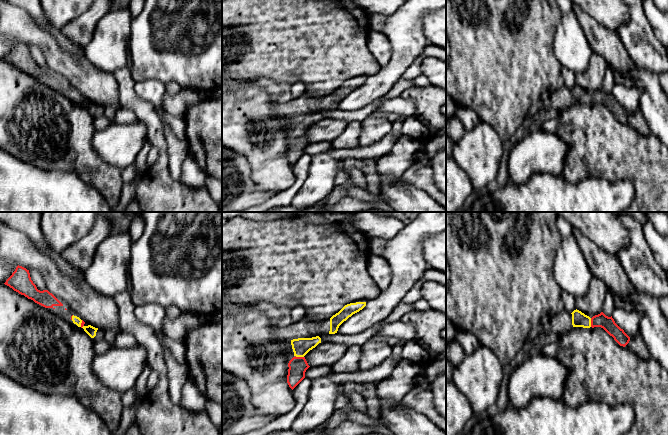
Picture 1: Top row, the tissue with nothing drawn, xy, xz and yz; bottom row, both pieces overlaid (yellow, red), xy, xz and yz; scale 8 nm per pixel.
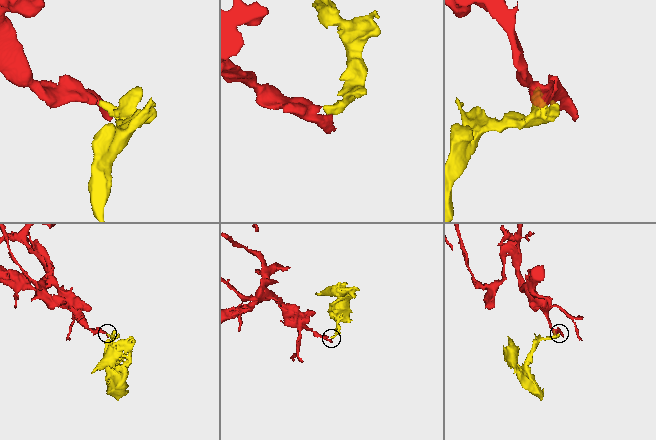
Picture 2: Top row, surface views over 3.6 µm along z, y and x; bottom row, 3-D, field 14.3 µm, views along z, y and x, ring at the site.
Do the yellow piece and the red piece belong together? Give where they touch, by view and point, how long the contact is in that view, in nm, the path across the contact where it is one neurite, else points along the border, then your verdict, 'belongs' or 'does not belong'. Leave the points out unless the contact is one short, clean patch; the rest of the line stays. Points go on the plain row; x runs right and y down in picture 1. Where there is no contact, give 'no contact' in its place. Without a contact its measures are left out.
xz (299, 132) | 70 nm | across xz (301, 122), (299, 132), (297, 142) | belongs

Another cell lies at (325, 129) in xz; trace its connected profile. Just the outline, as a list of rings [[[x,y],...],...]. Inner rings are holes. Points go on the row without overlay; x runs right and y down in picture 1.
[[[321,118],[304,133],[310,143],[332,142],[345,130],[347,125],[348,123],[344,120]]]

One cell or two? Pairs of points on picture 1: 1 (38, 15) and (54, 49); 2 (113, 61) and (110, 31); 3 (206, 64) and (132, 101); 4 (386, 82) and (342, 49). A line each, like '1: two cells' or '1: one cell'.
1: two cells
2: one cell
3: two cells
4: two cells

